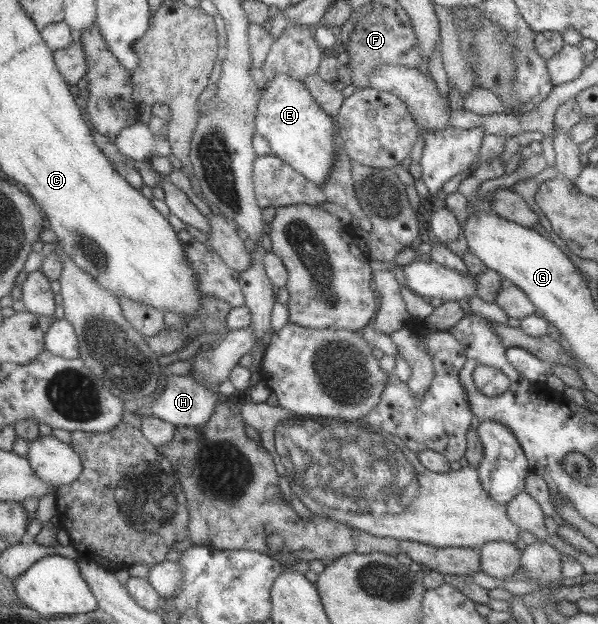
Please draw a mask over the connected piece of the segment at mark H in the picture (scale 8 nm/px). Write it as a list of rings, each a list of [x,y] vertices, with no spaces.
[[[188,374],[186,376],[171,375],[169,379],[170,383],[149,405],[151,415],[172,423],[174,426],[193,427],[205,424],[217,405],[219,394],[205,389],[202,385],[193,381]]]

